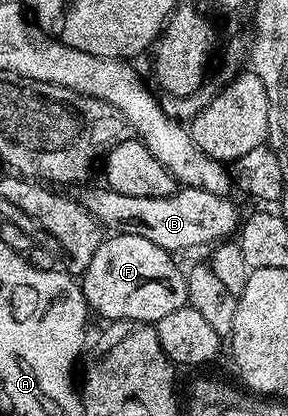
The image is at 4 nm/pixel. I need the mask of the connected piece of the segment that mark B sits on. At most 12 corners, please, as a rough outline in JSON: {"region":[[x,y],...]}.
{"region":[[105,185],[80,202],[107,232],[171,253],[240,227],[233,198],[182,187],[124,197]]}

